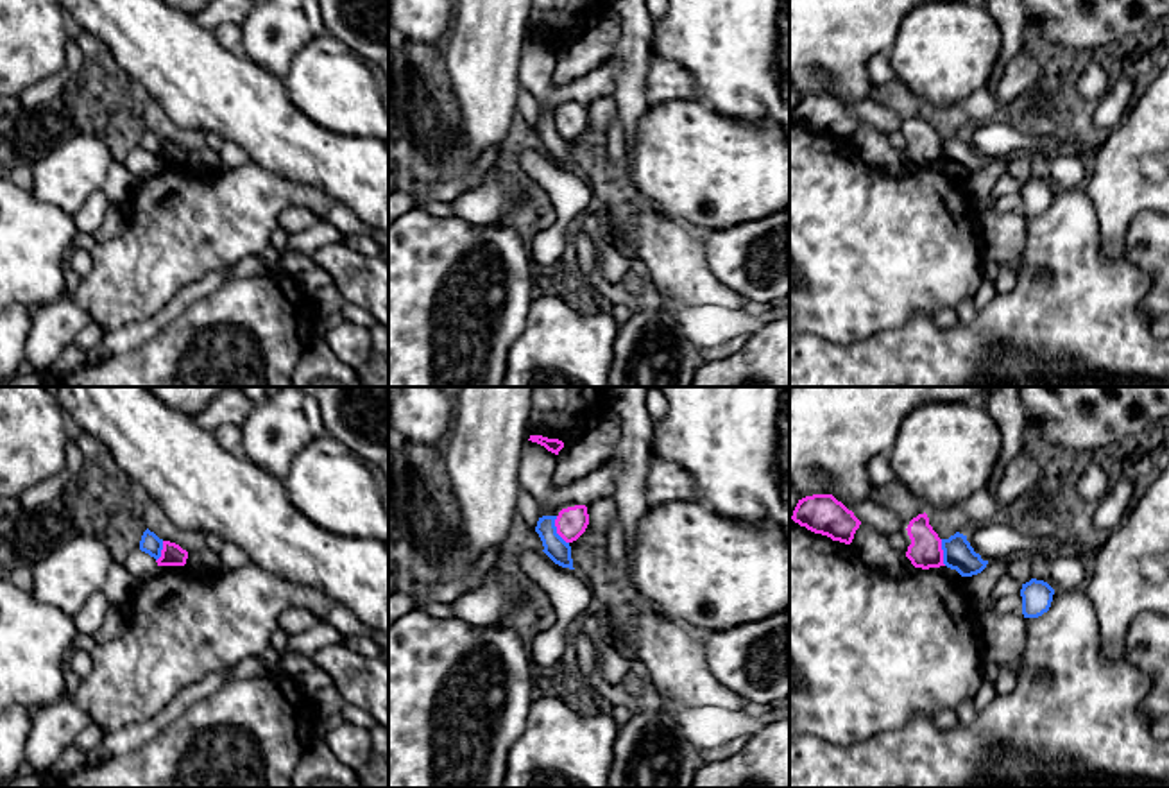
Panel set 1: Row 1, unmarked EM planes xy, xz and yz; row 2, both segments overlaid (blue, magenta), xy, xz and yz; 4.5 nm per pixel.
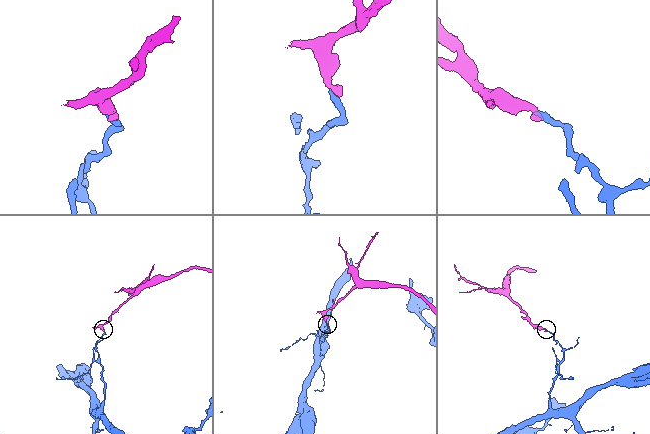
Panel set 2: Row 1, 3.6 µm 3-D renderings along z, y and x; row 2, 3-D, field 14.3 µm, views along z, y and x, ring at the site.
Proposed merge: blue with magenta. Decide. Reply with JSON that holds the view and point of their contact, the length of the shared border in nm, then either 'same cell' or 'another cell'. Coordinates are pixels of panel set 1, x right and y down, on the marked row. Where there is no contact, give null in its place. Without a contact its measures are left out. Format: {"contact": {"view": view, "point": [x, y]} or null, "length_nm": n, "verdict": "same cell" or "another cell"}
{"contact": {"view": "xz", "point": [555, 531]}, "length_nm": 140, "verdict": "another cell"}

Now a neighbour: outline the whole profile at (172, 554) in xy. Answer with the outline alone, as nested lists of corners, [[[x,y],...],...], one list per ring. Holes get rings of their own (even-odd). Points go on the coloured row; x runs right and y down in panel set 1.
[[[163,541],[161,557],[156,561],[158,566],[184,566],[188,559],[188,552],[179,544]]]

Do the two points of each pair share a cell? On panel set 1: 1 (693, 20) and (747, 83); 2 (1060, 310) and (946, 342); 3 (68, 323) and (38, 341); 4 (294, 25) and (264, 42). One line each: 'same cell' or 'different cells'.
1: same cell
2: same cell
3: same cell
4: same cell

